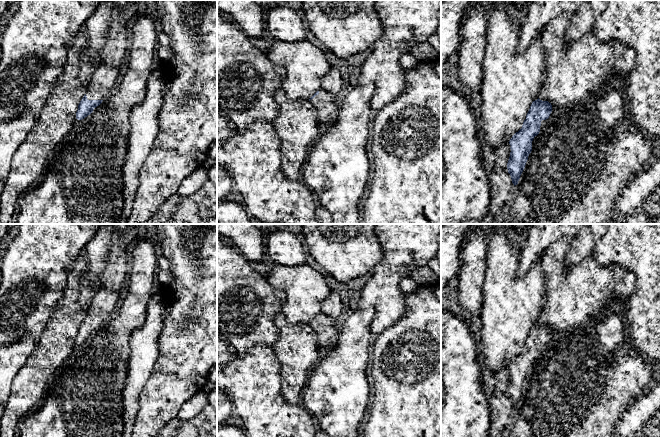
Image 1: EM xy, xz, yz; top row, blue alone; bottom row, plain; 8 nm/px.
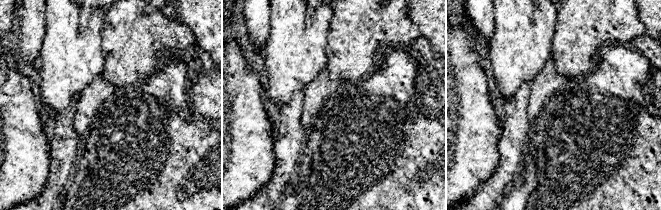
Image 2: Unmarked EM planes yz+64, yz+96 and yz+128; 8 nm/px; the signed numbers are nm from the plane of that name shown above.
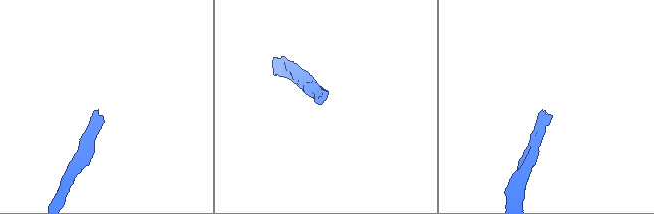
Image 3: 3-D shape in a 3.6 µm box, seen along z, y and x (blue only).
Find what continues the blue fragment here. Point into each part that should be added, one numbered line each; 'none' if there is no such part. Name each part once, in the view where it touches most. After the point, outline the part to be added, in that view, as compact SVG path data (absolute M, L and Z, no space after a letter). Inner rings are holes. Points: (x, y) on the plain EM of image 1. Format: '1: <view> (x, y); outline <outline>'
1: xy (104, 303); outline M102 285L88 307L86 320L88 324L104 324L111 320L117 307L119 294Z

